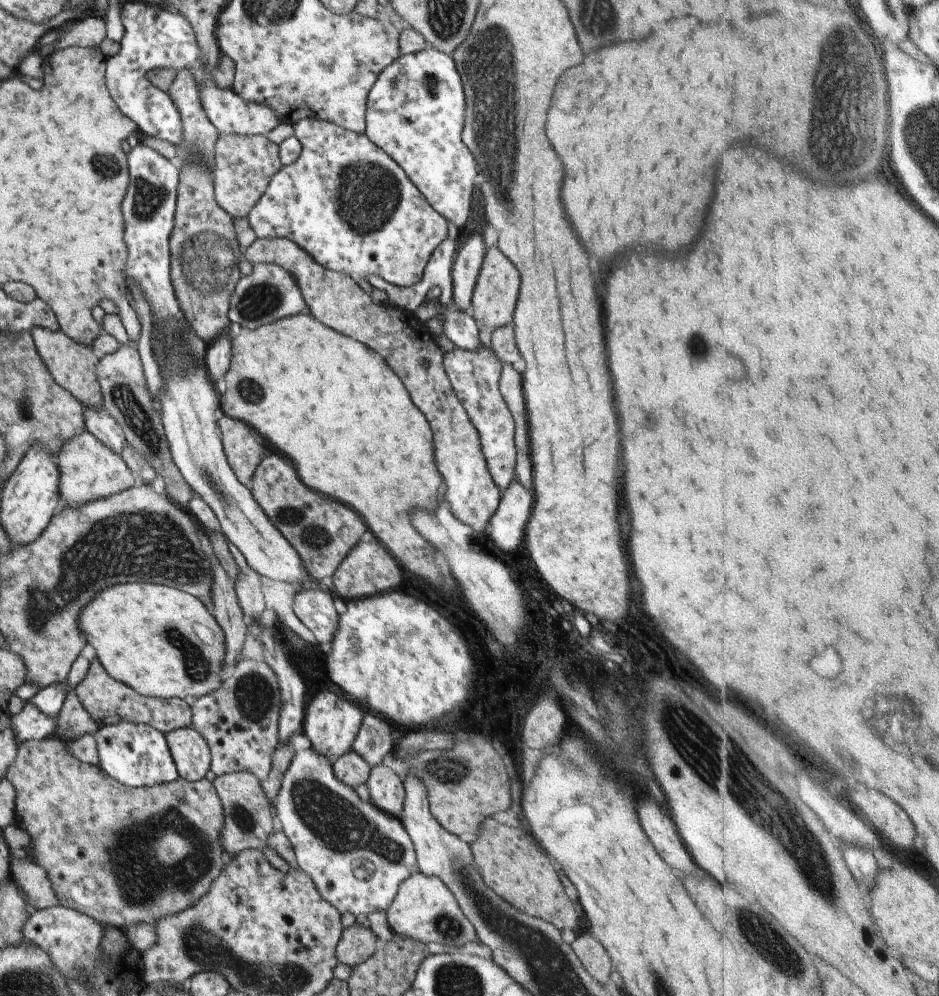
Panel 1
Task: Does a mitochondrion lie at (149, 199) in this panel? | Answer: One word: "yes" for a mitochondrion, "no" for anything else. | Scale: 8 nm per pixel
yes

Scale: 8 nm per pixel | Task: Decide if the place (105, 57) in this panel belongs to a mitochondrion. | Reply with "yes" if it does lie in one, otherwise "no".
no

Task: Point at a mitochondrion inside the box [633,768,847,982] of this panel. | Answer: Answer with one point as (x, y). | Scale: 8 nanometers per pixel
(770, 943)

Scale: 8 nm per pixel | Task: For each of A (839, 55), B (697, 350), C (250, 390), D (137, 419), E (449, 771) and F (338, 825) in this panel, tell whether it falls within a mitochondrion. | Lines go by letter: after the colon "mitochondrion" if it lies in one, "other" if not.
A: mitochondrion
B: mitochondrion
C: mitochondrion
D: mitochondrion
E: mitochondrion
F: mitochondrion

